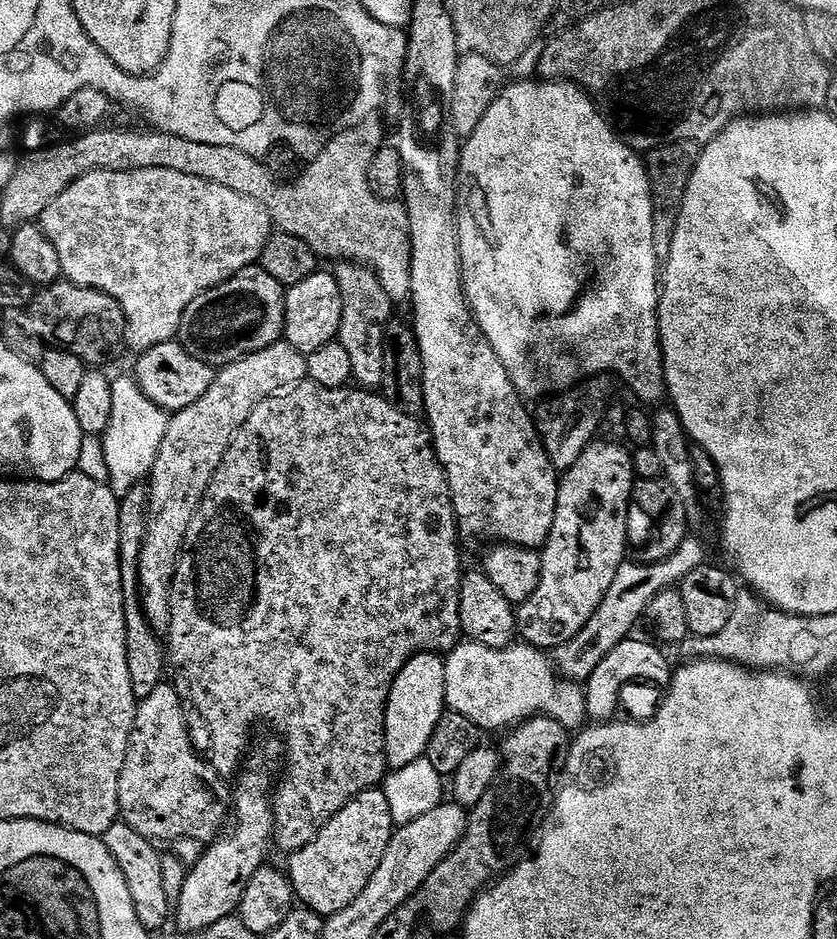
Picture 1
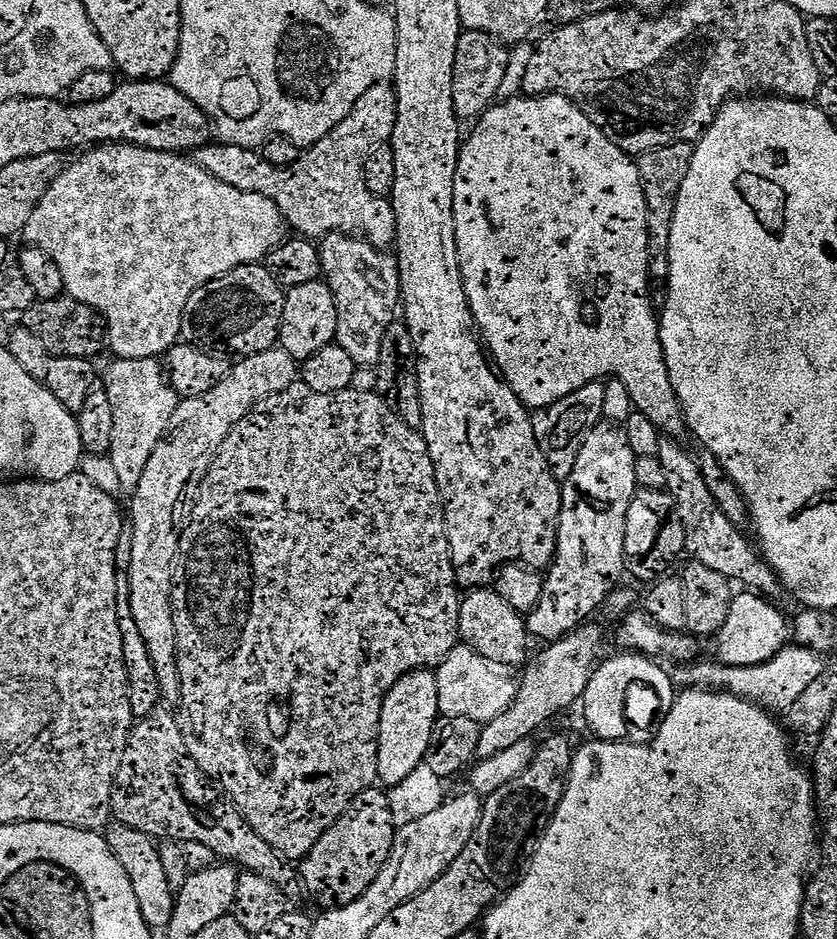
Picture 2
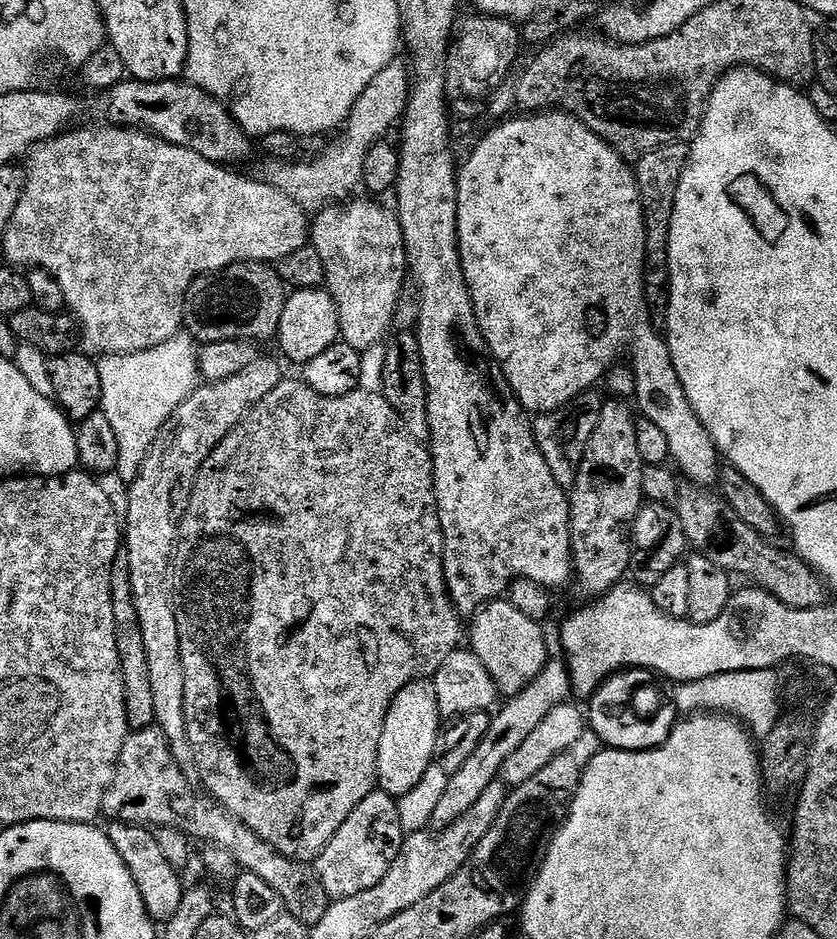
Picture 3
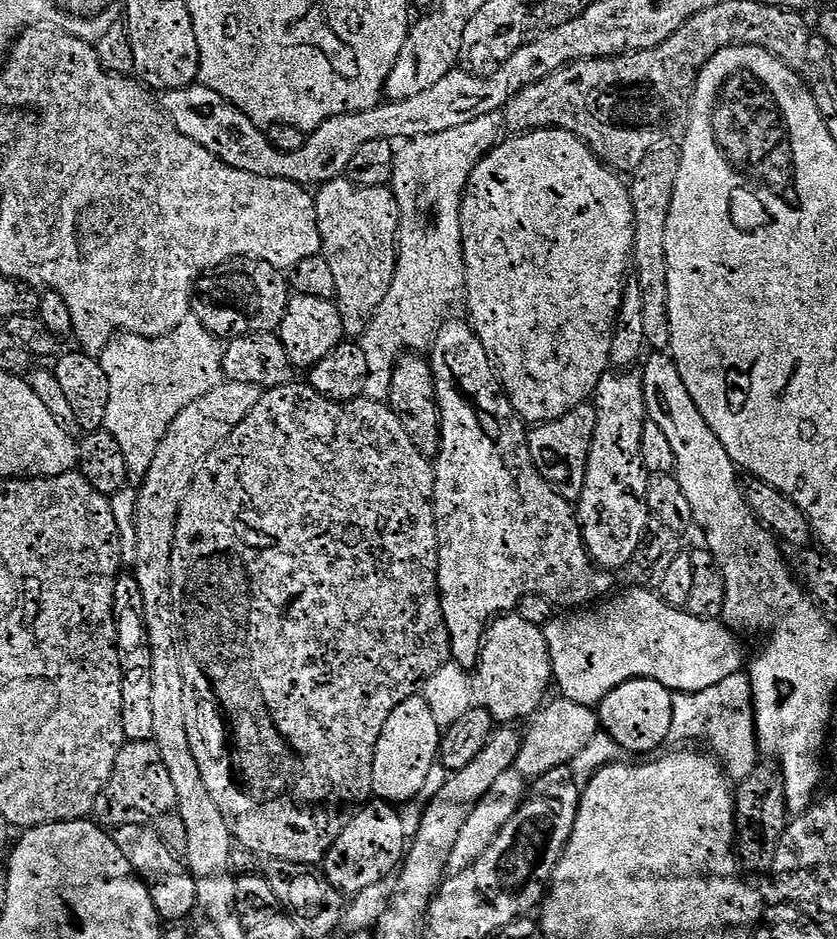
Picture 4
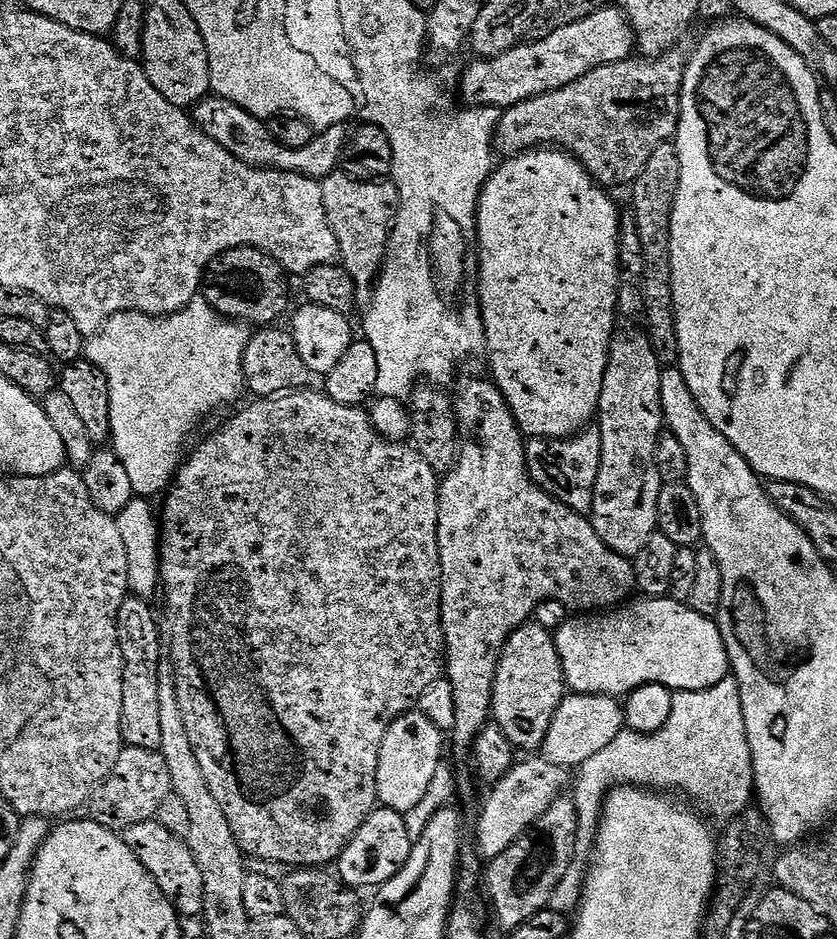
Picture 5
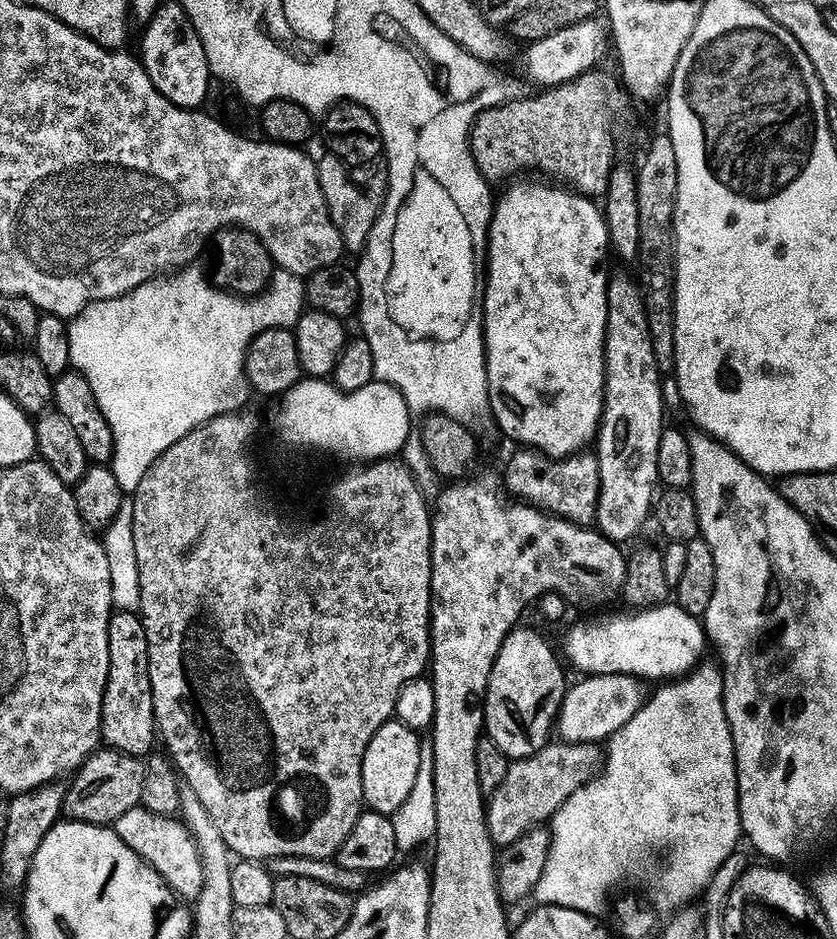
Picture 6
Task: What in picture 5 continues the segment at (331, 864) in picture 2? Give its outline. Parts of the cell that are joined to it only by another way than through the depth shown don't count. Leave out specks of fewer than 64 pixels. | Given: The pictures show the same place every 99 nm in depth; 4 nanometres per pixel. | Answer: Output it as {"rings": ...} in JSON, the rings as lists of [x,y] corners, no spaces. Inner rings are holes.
{"rings":[[[383,806],[373,807],[372,813],[364,819],[360,829],[348,839],[348,843],[340,852],[339,879],[353,890],[368,887],[371,889],[373,886],[382,885],[390,878],[394,878],[398,870],[402,870],[406,858],[410,858],[413,843],[410,834],[407,833],[405,813]]]}

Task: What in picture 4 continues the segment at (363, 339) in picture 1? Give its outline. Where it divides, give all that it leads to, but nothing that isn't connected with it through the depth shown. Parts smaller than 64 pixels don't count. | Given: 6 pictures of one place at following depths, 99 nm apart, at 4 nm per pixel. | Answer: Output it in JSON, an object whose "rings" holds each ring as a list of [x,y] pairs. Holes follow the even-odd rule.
{"rings":[[[337,178],[321,184],[314,195],[318,234],[322,238],[320,250],[334,273],[334,303],[340,309],[345,333],[359,338],[367,330],[378,306],[382,306],[390,282],[394,282],[400,235],[398,202],[391,187],[376,182],[357,182],[352,178]]]}

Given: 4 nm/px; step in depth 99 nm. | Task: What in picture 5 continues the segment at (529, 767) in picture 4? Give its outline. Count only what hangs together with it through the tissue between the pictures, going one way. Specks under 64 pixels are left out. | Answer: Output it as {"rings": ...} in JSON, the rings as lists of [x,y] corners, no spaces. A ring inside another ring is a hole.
{"rings":[[[571,693],[559,704],[544,738],[543,755],[563,768],[578,768],[590,756],[610,744],[625,727],[625,711],[611,696]]]}

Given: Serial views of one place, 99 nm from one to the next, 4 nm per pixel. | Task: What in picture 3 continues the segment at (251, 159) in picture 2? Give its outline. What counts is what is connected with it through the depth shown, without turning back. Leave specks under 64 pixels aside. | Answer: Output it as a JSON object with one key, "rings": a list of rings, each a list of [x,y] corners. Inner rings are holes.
{"rings":[[[393,60],[386,66],[386,70],[382,70],[382,74],[378,74],[378,78],[374,78],[374,82],[370,82],[370,86],[366,86],[366,90],[362,90],[362,98],[358,98],[354,110],[348,115],[339,133],[341,136],[321,156],[313,160],[277,163],[272,166],[276,168],[264,168],[258,172],[259,179],[282,190],[309,214],[317,214],[324,208],[351,201],[364,183],[366,154],[387,137],[384,135],[395,126],[396,120],[398,124],[408,108],[410,68],[402,60]]]}

